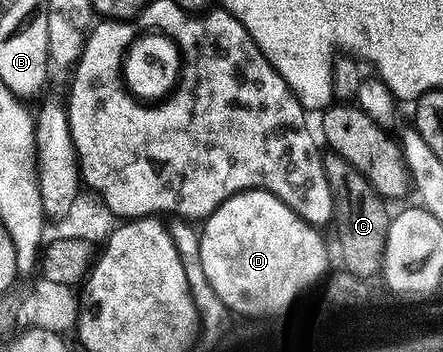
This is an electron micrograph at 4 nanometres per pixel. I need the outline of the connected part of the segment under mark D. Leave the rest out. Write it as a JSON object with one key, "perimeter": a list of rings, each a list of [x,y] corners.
{"perimeter":[[[239,191],[234,197],[222,201],[218,205],[218,209],[214,209],[214,213],[203,220],[198,232],[203,272],[206,273],[207,280],[214,287],[214,291],[225,308],[229,312],[237,311],[236,315],[240,317],[252,316],[257,312],[280,311],[293,298],[293,295],[296,295],[296,292],[304,295],[309,290],[308,287],[314,286],[323,277],[324,270],[328,267],[328,247],[324,244],[323,237],[320,236],[321,232],[313,227],[312,224],[307,223],[298,213],[291,211],[281,199],[274,197],[268,191]]]}

